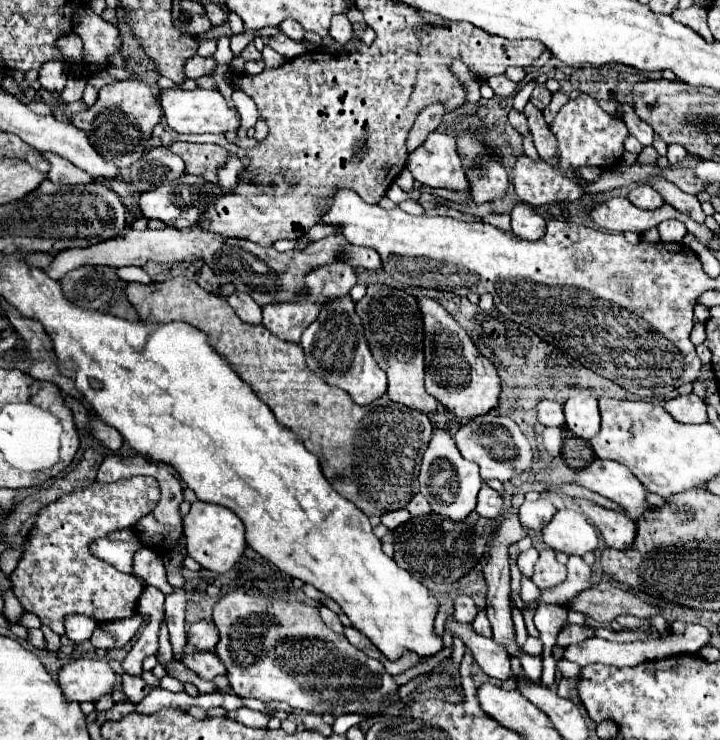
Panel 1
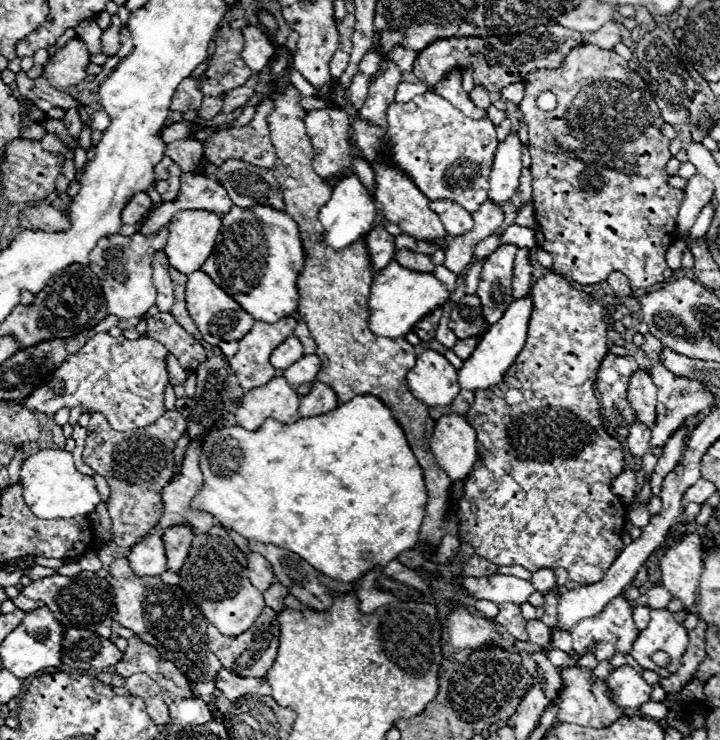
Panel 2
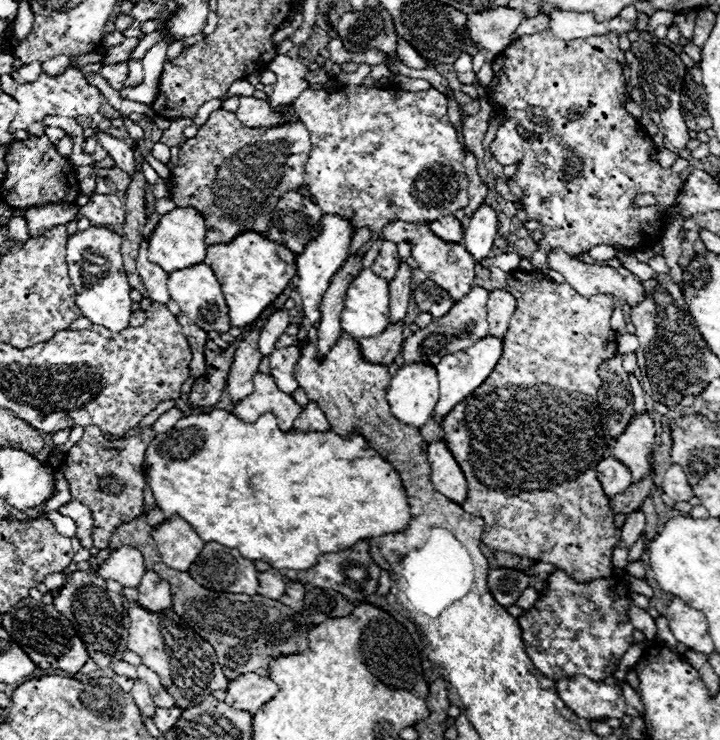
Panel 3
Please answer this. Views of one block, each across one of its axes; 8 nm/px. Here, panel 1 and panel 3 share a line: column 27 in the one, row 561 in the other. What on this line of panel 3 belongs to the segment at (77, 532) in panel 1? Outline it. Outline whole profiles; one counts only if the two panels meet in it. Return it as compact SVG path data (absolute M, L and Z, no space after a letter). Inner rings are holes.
M512 272L506 282L506 290L516 298L516 312L510 320L510 328L504 336L502 344L502 356L492 370L490 378L470 398L464 398L442 422L442 442L450 448L452 456L460 464L466 482L468 482L468 496L462 502L462 508L468 514L482 516L486 522L486 530L482 534L482 542L494 550L510 552L518 556L528 556L540 562L550 562L562 568L566 574L570 574L578 582L594 580L594 578L608 578L612 576L612 550L620 538L620 530L614 528L614 514L608 508L610 498L604 494L598 478L596 478L596 466L604 458L606 452L606 440L602 432L602 414L600 414L600 402L598 402L598 388L602 386L602 380L598 376L600 364L616 356L616 332L610 328L610 316L614 312L614 302L610 296L596 294L596 296L584 297L574 292L568 284L556 284L546 278L540 278L540 272Z

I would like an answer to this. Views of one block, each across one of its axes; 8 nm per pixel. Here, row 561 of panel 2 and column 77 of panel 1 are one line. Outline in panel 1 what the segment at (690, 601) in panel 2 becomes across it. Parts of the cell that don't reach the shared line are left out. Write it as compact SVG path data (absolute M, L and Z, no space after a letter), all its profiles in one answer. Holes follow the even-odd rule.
M80 658L60 668L60 688L72 702L96 702L112 694L116 686L114 670L100 658Z

